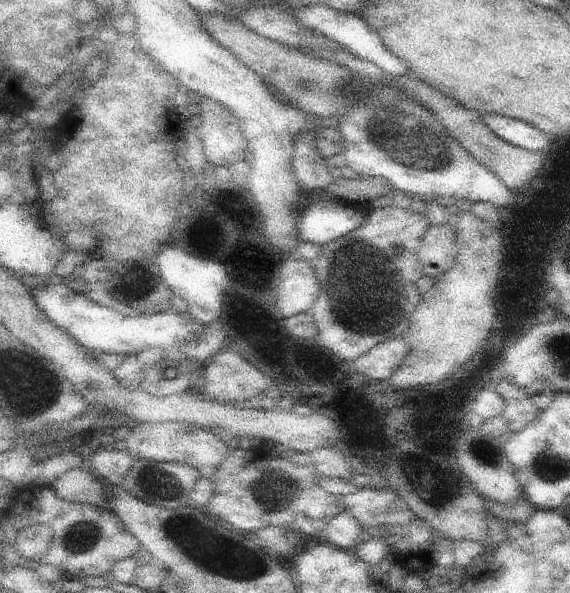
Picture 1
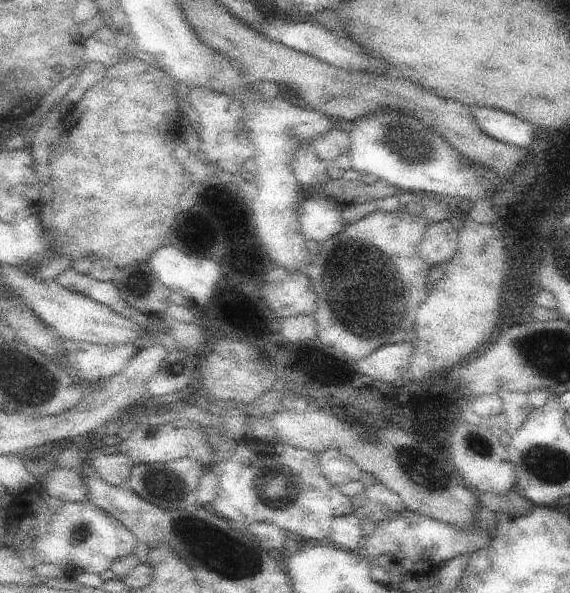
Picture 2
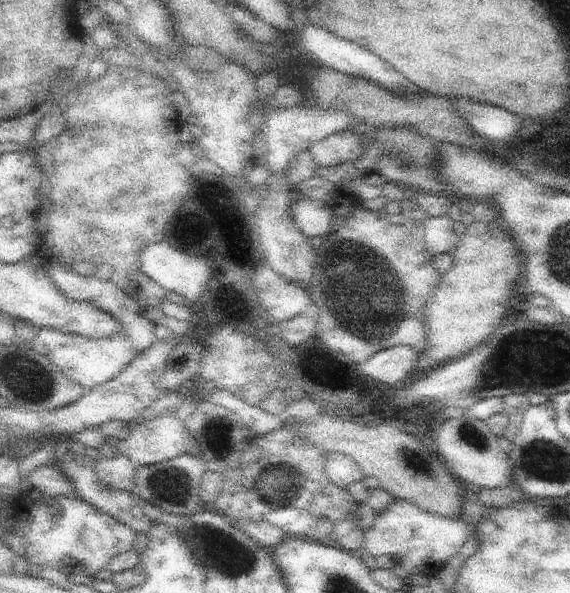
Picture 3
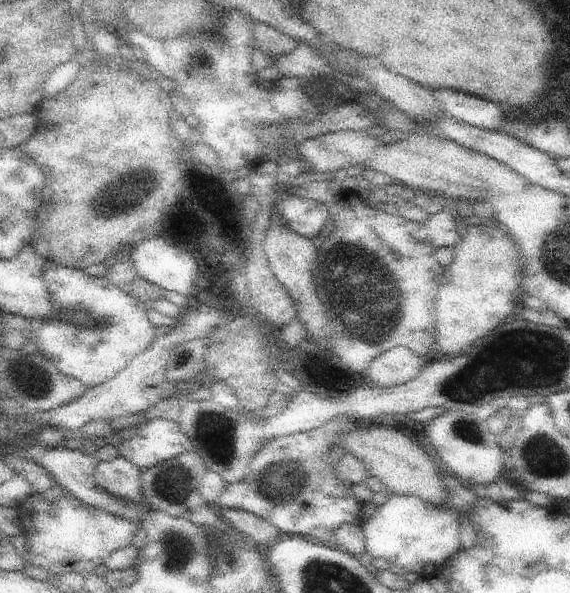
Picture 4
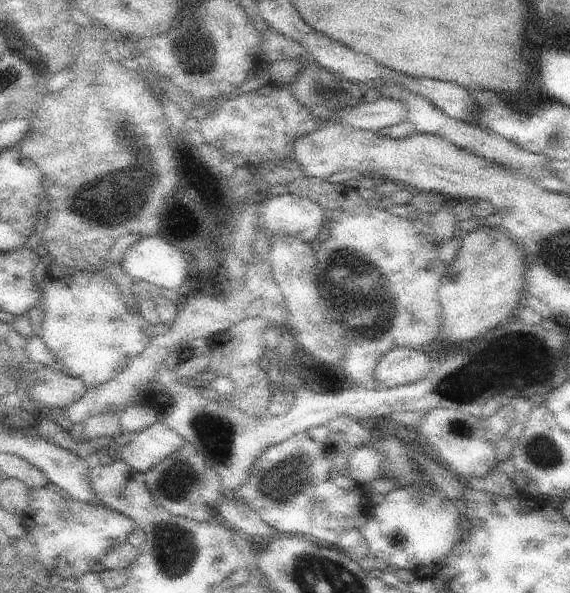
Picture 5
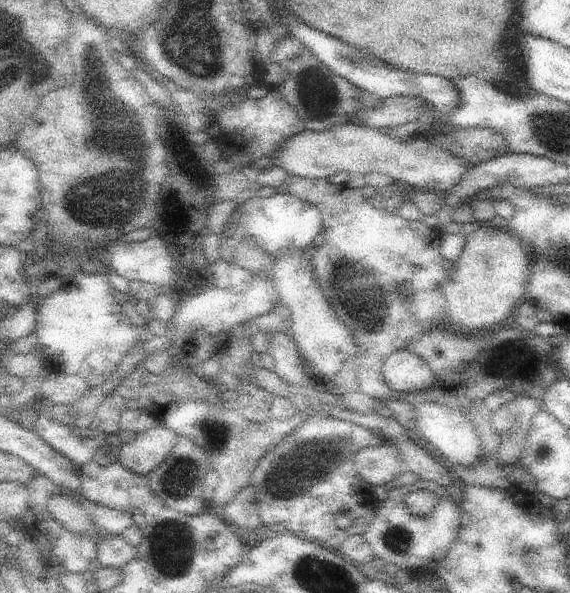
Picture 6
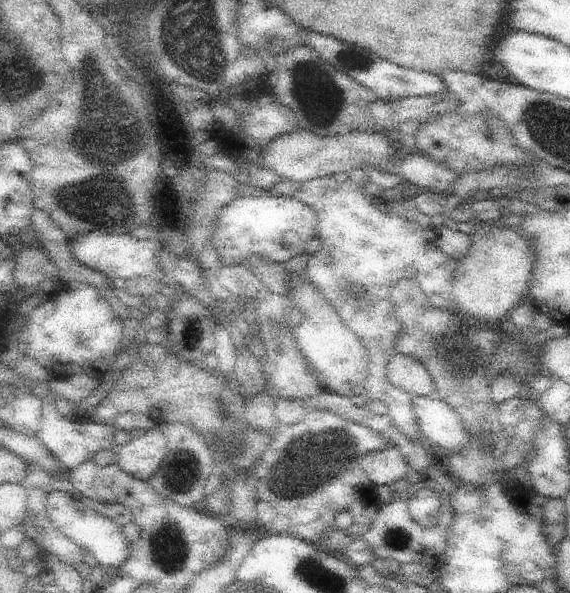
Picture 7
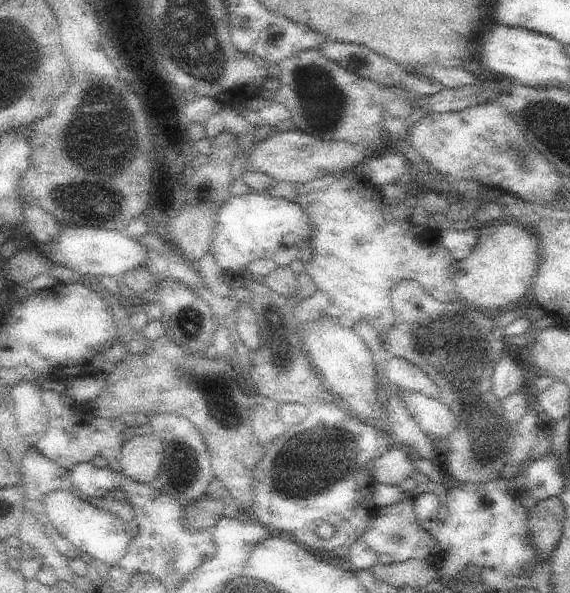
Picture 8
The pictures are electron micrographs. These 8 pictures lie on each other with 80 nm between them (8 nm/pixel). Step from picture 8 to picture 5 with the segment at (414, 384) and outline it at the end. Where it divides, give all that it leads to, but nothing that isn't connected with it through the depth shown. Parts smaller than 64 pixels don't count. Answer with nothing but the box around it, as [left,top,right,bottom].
[376,347,434,388]

